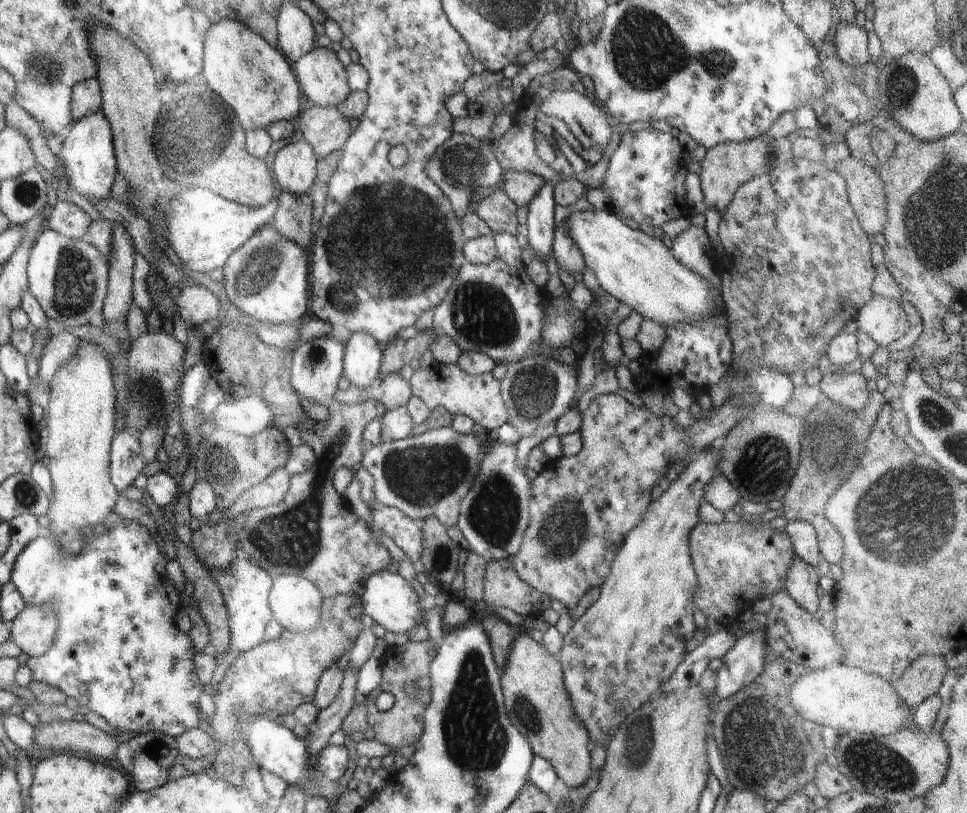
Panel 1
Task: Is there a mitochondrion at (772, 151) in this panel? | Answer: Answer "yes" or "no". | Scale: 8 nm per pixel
yes

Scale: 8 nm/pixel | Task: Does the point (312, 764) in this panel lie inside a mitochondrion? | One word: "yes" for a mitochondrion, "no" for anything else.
no

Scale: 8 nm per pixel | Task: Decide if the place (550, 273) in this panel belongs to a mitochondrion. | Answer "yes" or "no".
no

